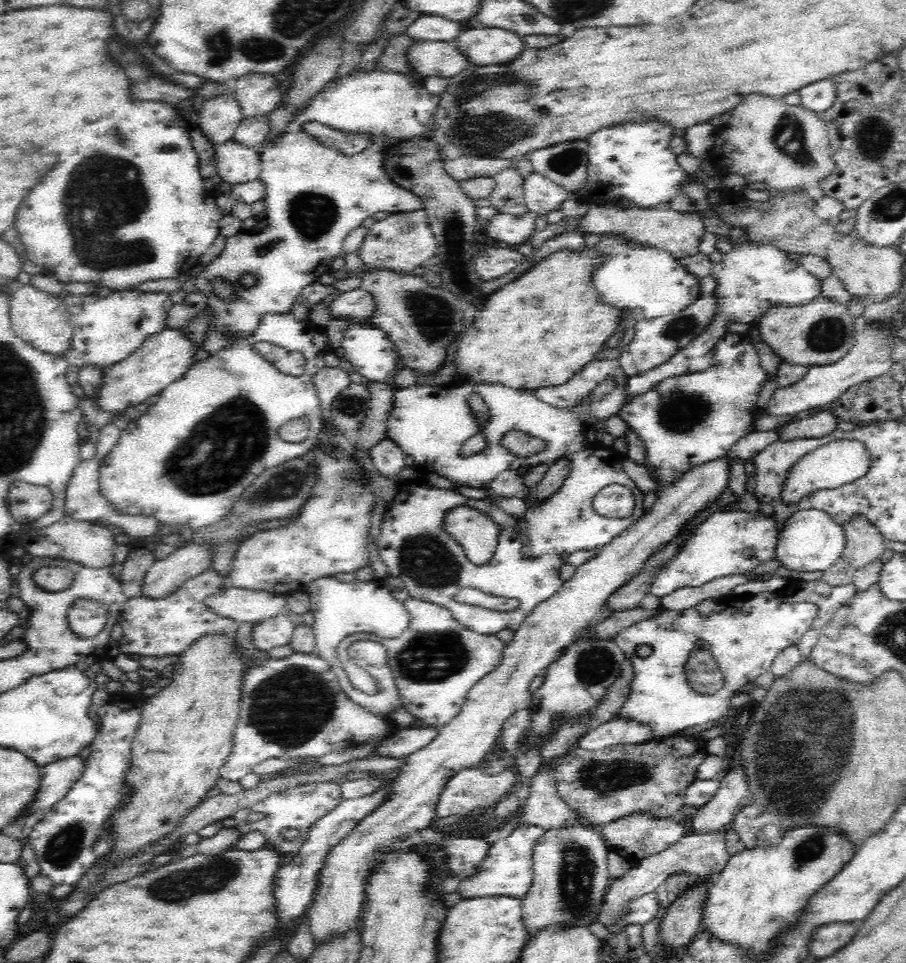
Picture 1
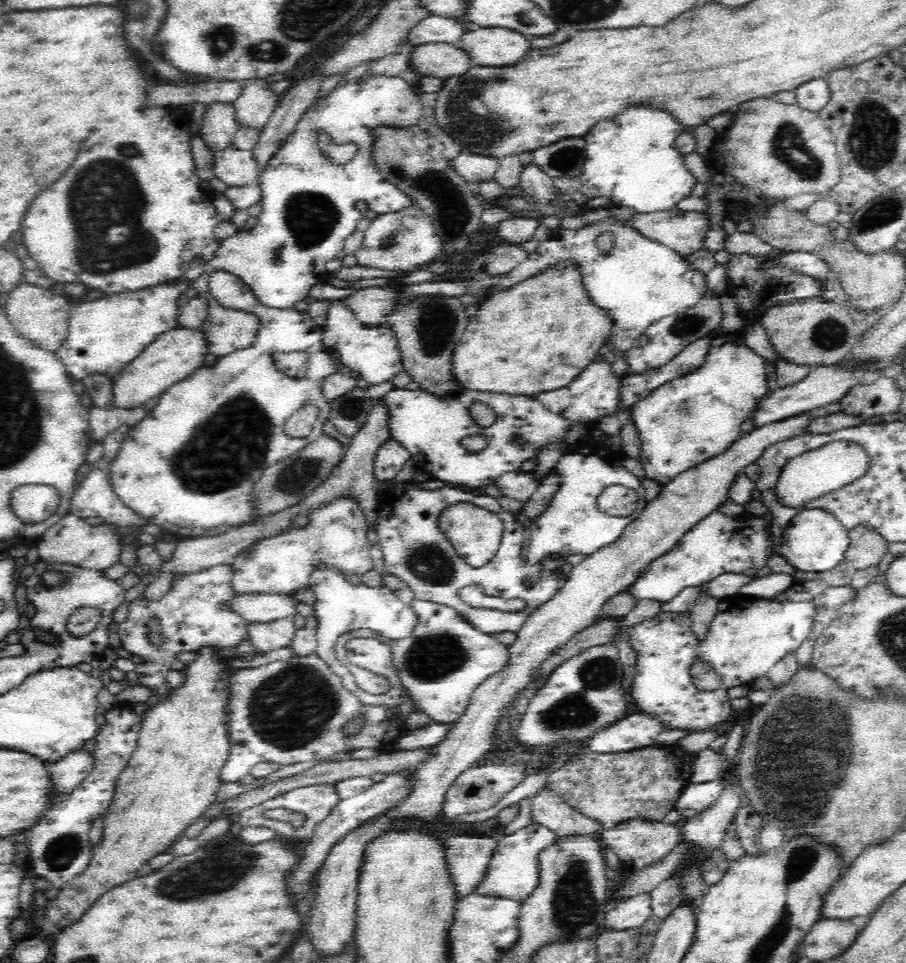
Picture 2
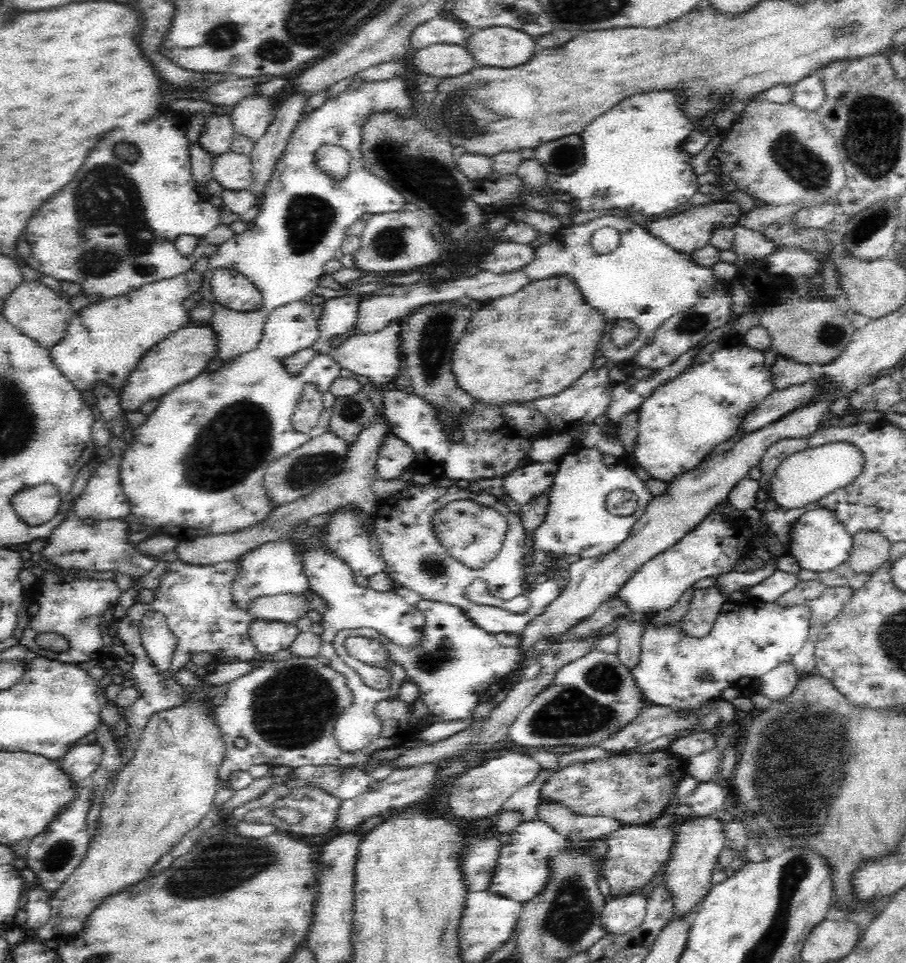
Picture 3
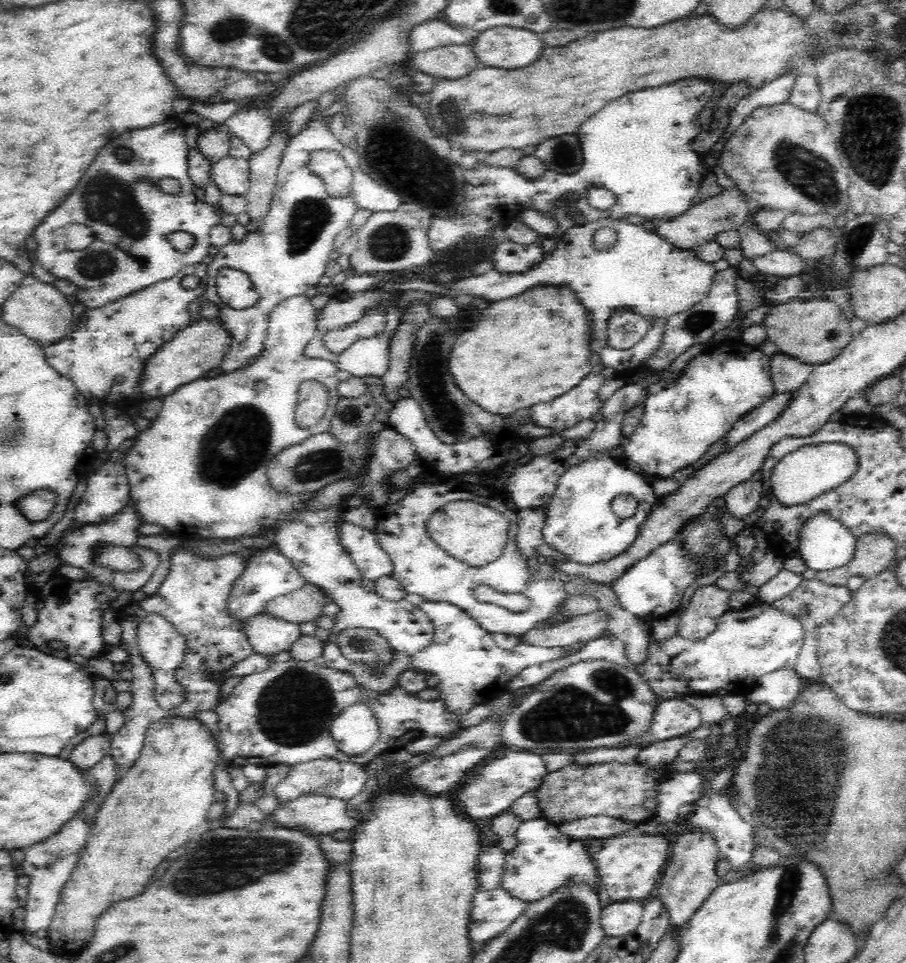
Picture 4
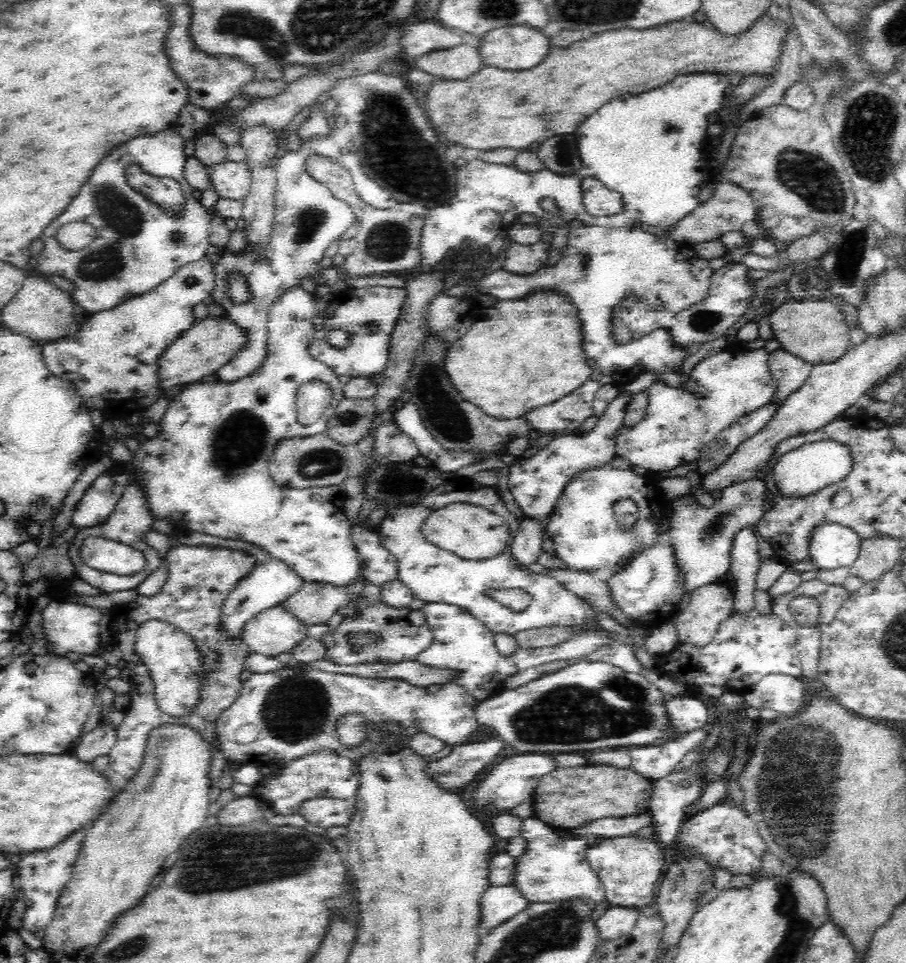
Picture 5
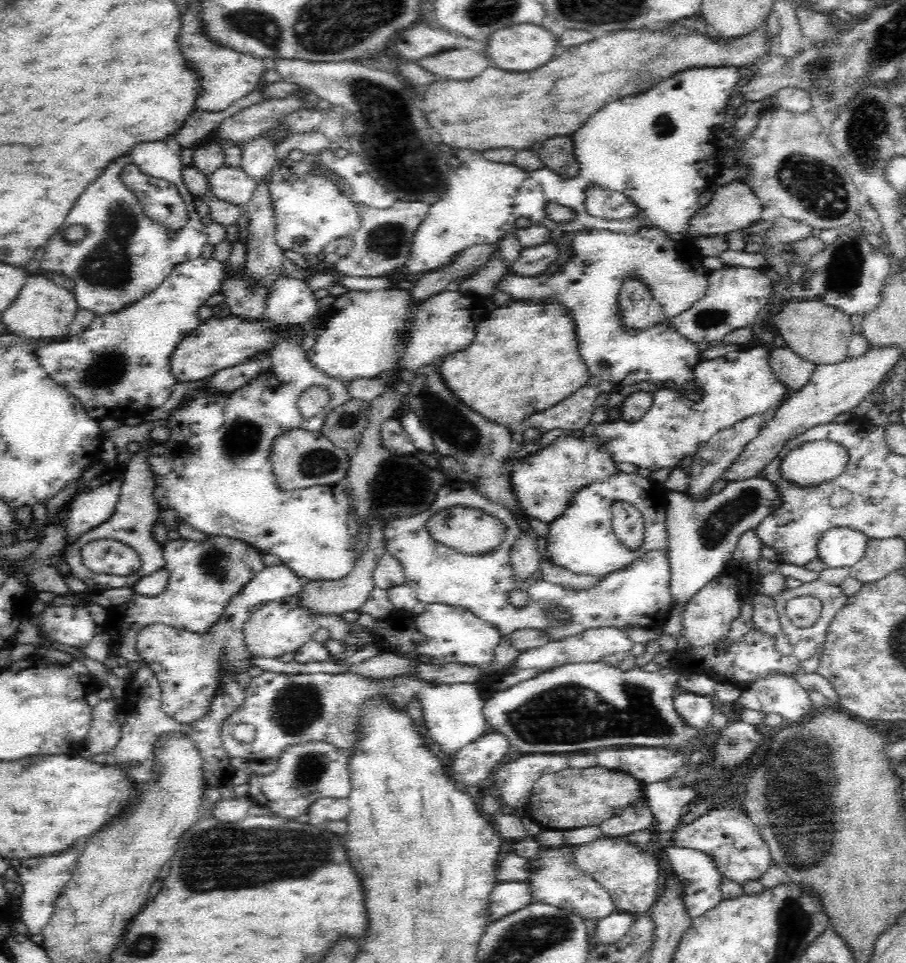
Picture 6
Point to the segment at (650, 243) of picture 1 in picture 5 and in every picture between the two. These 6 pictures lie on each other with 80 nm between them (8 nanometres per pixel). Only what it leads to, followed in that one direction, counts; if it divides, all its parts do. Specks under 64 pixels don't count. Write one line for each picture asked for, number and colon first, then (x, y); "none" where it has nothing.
2: (683, 232)
3: (688, 231)
4: (727, 211)
5: (731, 207)

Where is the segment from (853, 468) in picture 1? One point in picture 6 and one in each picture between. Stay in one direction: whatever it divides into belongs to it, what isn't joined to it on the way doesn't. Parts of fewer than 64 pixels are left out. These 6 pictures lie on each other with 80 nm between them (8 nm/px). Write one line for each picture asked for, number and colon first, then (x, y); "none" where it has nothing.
2: (812, 474)
3: (807, 476)
4: (810, 471)
5: (802, 472)
6: (810, 464)

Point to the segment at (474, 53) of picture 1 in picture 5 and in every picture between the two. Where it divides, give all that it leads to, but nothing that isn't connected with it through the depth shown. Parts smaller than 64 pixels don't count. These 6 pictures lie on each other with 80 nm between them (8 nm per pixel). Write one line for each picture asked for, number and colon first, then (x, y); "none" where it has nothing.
2: (493, 45)
3: (498, 46)
4: (501, 47)
5: (516, 48)

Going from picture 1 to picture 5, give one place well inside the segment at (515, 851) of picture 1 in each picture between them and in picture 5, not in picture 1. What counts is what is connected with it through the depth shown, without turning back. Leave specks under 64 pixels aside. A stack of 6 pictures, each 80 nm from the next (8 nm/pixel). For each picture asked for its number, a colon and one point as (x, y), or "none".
2: (512, 869)
3: (520, 871)
4: (543, 858)
5: (554, 866)

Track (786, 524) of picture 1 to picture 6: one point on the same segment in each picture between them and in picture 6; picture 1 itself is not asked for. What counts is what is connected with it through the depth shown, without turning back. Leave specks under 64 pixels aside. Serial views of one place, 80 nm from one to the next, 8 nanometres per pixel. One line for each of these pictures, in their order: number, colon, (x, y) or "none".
2: (814, 541)
3: (818, 542)
4: (824, 543)
5: (831, 545)
6: (838, 547)

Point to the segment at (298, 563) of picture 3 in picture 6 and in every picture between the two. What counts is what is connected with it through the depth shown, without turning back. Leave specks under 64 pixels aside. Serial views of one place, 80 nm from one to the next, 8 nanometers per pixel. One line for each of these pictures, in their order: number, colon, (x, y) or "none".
4: (268, 573)
5: (269, 582)
6: (187, 665)

